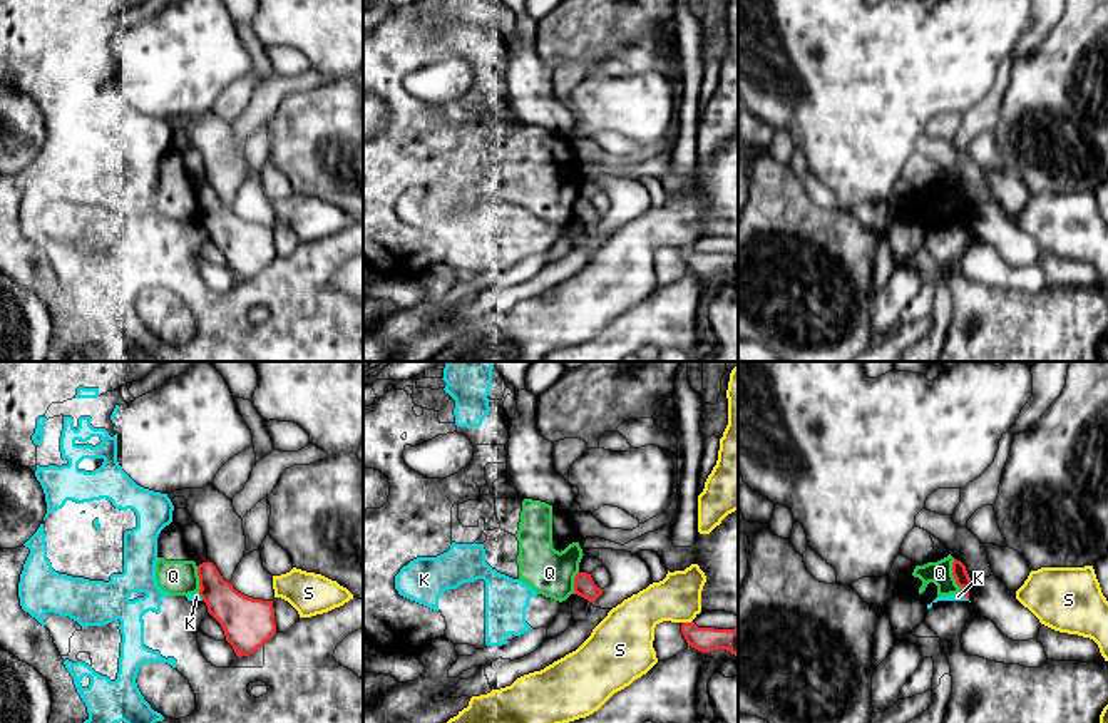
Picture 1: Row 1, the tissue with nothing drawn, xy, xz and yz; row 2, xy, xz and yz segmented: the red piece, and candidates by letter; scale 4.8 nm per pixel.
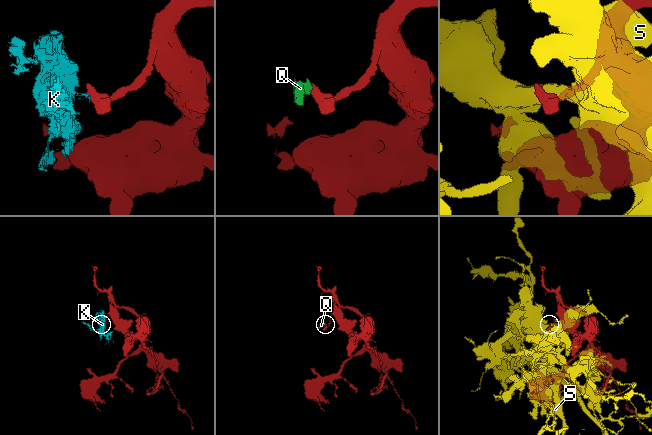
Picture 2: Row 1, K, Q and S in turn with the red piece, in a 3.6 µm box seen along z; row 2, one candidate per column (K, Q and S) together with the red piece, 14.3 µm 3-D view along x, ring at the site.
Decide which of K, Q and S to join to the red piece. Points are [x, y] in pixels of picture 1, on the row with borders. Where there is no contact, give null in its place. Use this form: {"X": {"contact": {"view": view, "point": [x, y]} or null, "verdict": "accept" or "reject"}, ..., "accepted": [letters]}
{"K": {"contact": {"view": "yz", "point": [963, 594]}, "verdict": "reject"}, "Q": {"contact": {"view": "yz", "point": [953, 574]}, "verdict": "reject"}, "S": {"contact": {"view": "xz", "point": [687, 623]}, "verdict": "reject"}, "accepted": []}

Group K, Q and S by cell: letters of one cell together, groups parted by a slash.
K Q / S

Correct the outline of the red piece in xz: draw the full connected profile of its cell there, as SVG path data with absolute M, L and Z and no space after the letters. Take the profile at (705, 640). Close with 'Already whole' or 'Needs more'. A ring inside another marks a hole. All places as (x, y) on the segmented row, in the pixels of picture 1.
M691 621L681 624L681 633L688 646L701 653L726 649L731 654L738 656L738 628L735 629L698 628Z. Already whole

